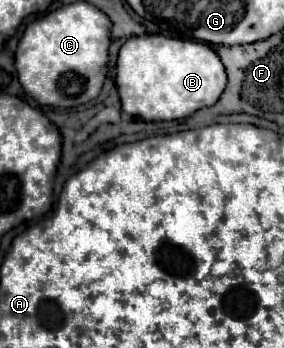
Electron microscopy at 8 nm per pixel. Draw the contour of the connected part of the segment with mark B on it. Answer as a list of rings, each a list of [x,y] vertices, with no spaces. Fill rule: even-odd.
[[[141,35],[121,45],[115,83],[125,113],[143,121],[173,121],[189,117],[203,107],[211,107],[221,97],[227,75],[219,55],[205,43],[163,35]]]

